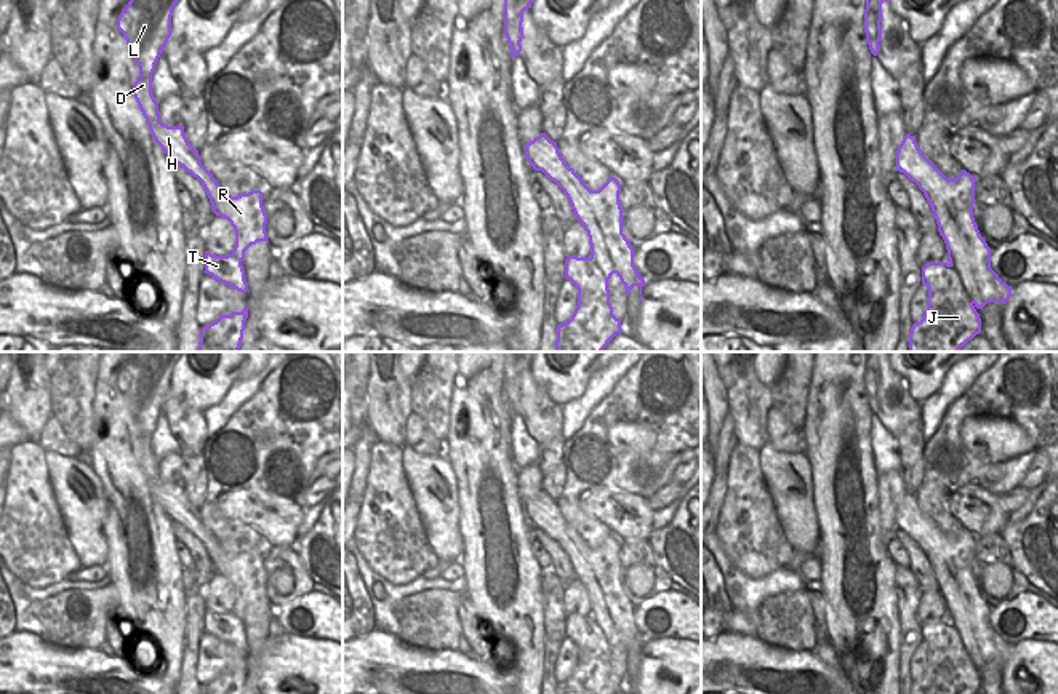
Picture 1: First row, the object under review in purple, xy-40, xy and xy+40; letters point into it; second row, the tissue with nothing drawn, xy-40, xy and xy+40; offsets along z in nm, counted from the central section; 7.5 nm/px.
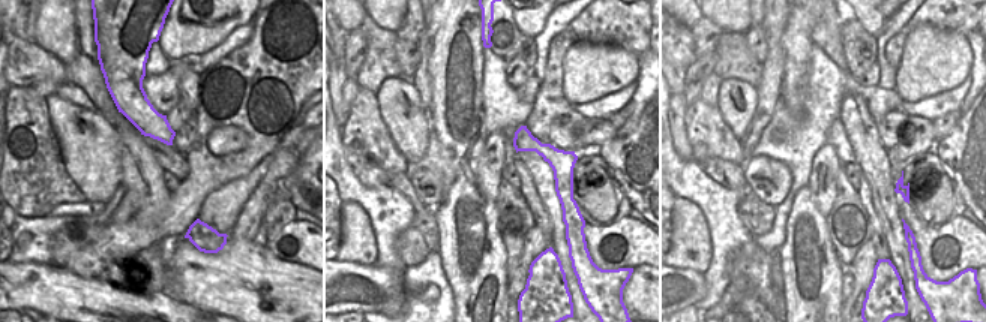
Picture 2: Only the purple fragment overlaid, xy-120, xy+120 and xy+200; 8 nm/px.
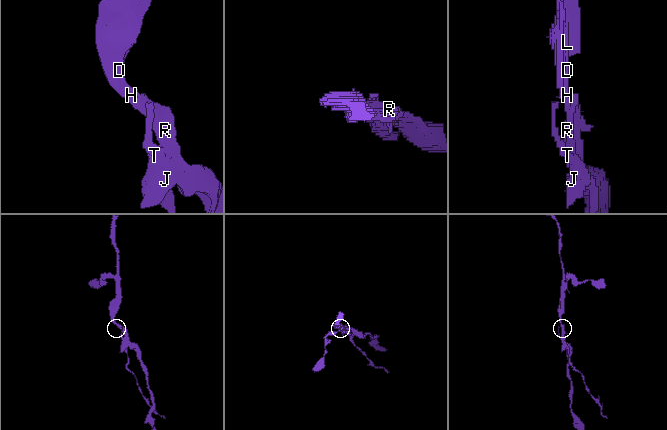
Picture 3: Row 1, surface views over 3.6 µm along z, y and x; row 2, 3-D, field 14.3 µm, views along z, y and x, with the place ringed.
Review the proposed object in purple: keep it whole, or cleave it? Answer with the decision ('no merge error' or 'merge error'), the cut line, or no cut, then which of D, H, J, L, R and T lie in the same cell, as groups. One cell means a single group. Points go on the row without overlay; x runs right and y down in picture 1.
merge error; cut in xy+40 along (949, 621), (959, 632), (967, 654), (973, 661); D H L R / J T

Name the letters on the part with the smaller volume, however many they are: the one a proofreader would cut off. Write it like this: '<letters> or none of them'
J, T

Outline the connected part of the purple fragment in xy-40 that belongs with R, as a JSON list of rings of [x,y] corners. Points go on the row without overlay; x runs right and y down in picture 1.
[[[133,352],[117,377],[130,413],[139,425],[133,443],[133,454],[149,483],[154,499],[162,505],[173,523],[182,524],[197,536],[213,564],[213,571],[230,580],[235,588],[232,611],[243,619],[245,609],[258,600],[269,600],[267,572],[262,564],[262,550],[251,548],[232,555],[226,552],[213,532],[200,521],[184,491],[184,485],[168,485],[160,480],[158,461],[152,453],[152,432],[155,422],[171,395],[171,374],[182,352]]]

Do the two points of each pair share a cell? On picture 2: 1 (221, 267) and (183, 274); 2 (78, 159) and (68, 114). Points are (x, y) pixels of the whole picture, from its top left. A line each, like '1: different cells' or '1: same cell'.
1: same cell
2: same cell

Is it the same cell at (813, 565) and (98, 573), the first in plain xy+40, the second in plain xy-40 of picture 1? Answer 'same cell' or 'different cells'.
same cell

